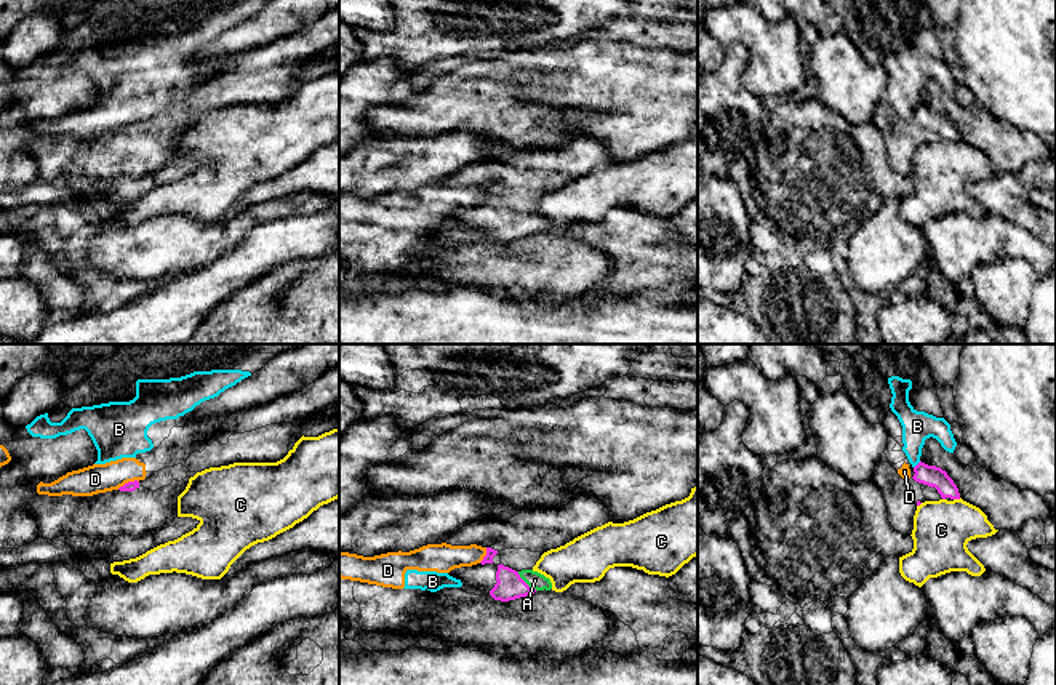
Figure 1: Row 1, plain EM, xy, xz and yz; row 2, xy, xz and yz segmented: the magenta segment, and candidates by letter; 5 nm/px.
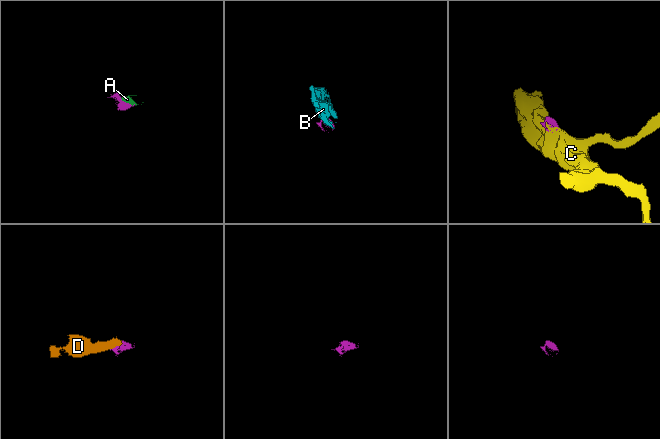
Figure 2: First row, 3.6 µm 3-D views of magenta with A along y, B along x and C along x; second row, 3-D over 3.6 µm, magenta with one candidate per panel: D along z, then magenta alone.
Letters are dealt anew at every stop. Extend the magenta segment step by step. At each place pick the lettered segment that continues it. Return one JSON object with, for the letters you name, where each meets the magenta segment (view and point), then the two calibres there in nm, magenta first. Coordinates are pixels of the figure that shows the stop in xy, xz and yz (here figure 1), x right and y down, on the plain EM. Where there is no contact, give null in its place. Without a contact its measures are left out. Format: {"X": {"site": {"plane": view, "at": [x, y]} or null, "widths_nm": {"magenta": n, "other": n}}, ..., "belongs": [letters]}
{"A": {"site": {"plane": "xz", "at": [525, 224]}, "widths_nm": {"magenta": 140, "other": 90}}, "belongs": ["A"]}

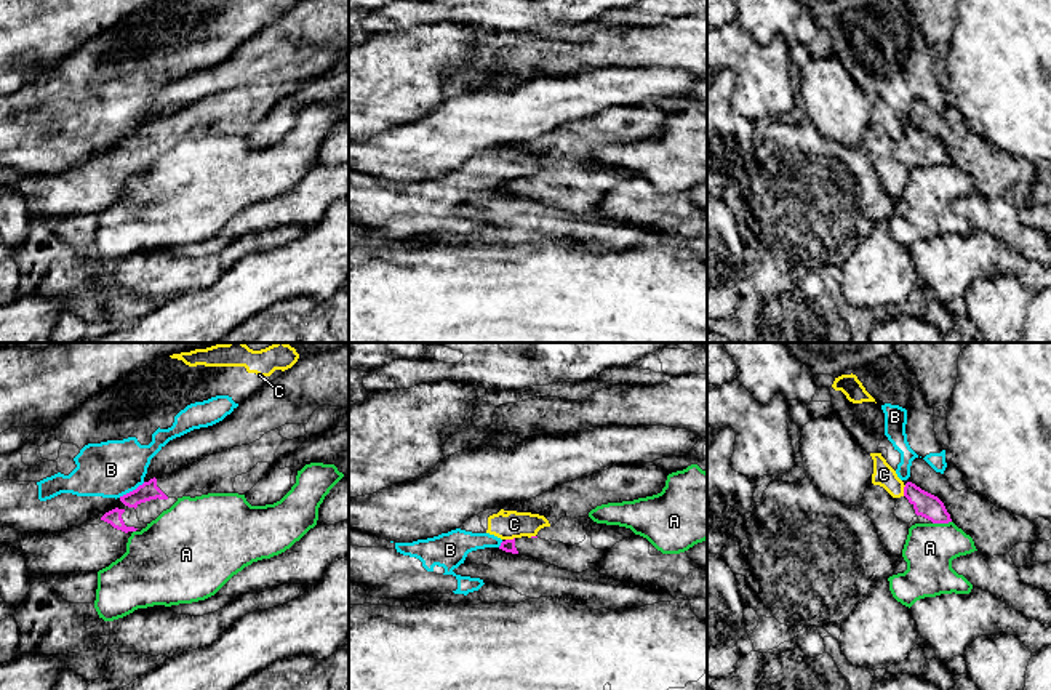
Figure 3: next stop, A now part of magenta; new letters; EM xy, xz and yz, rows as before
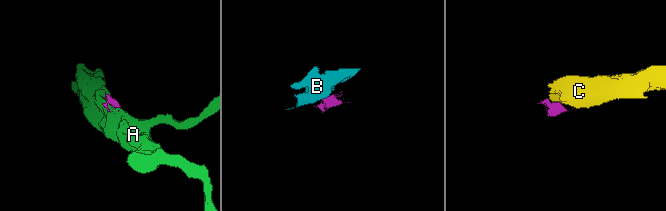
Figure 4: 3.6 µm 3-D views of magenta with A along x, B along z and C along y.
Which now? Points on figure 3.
{"belongs": []}

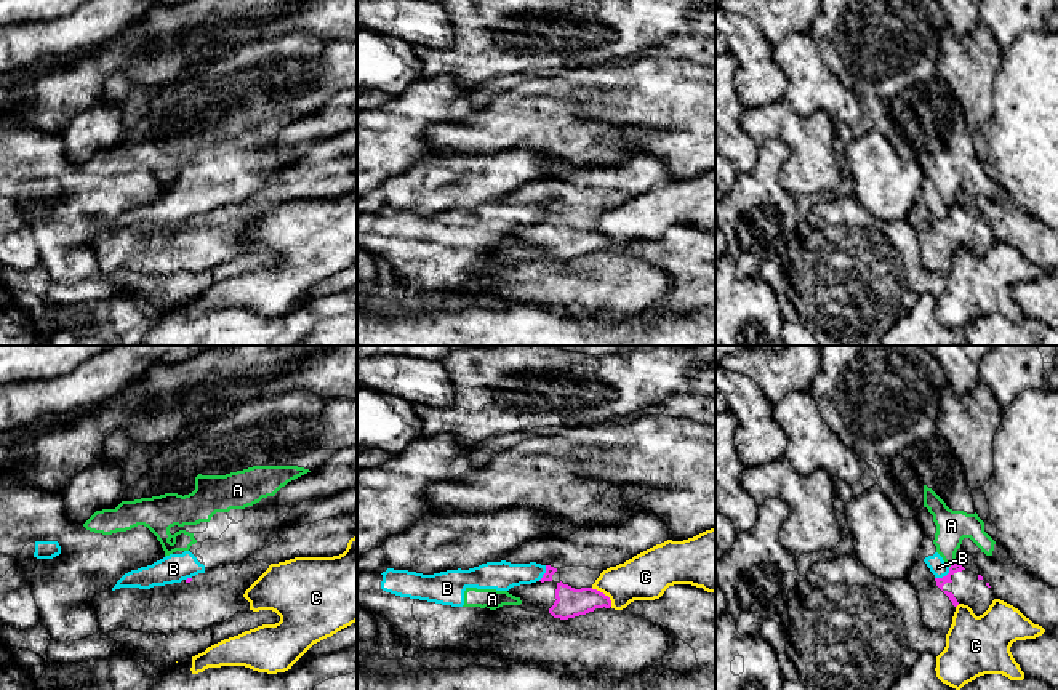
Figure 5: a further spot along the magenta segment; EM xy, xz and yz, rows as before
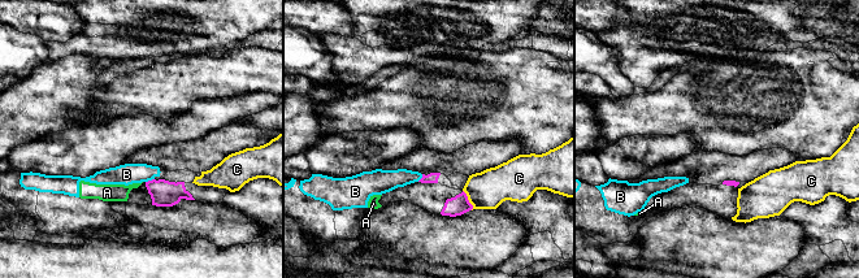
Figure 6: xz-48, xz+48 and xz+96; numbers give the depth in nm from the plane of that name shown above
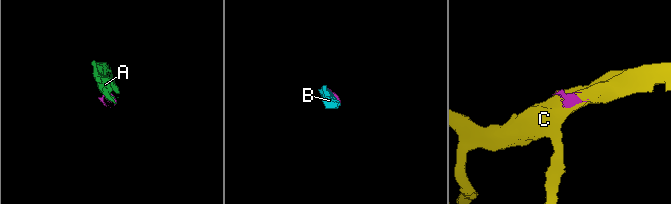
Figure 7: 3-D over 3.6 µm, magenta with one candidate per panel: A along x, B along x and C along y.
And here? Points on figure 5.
{"belongs": []}

